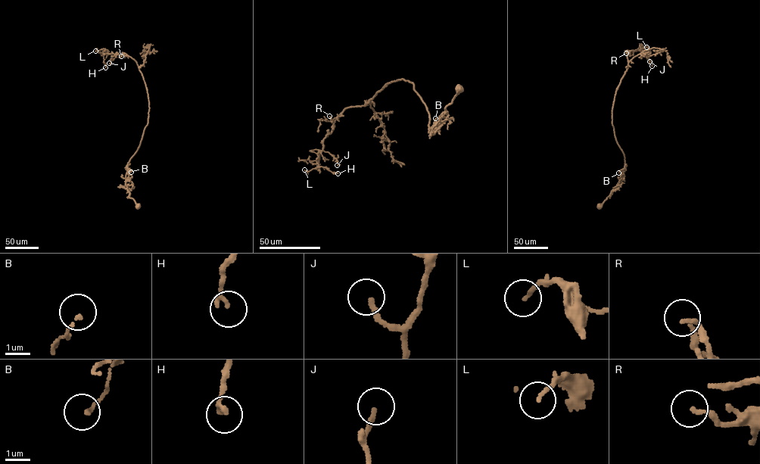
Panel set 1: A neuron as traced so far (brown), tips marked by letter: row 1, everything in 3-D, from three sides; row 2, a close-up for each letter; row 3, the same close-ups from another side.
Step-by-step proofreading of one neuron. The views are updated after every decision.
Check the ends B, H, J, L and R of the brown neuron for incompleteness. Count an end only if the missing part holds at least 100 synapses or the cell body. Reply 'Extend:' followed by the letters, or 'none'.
Extend: none

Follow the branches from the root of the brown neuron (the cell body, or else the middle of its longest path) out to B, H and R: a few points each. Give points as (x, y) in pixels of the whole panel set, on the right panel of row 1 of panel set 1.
B: (599, 205), (621, 180), (622, 169), (618, 172)
H: (599, 205), (621, 180), (624, 166), (612, 111), (627, 55), (645, 50), (652, 66)
R: (599, 205), (621, 180), (624, 166), (612, 111), (630, 51), (626, 53)

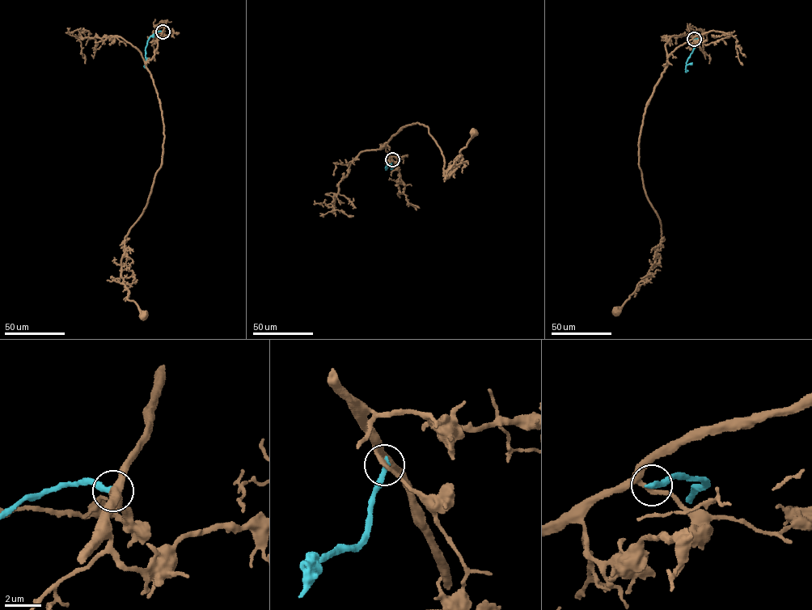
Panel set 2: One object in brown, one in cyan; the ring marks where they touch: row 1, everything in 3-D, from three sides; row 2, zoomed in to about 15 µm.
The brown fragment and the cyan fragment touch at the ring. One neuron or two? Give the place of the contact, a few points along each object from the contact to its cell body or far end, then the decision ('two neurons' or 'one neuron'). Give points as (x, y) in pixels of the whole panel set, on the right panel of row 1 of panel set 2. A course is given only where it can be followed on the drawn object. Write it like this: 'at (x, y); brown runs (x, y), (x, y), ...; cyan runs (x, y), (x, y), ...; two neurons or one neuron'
at (694, 39); brown runs (694, 39), (667, 58), (644, 114), (639, 167), (661, 237), (655, 265), (616, 310); cyan runs (694, 39), (697, 39), (686, 63), (686, 71), (688, 71); two neurons

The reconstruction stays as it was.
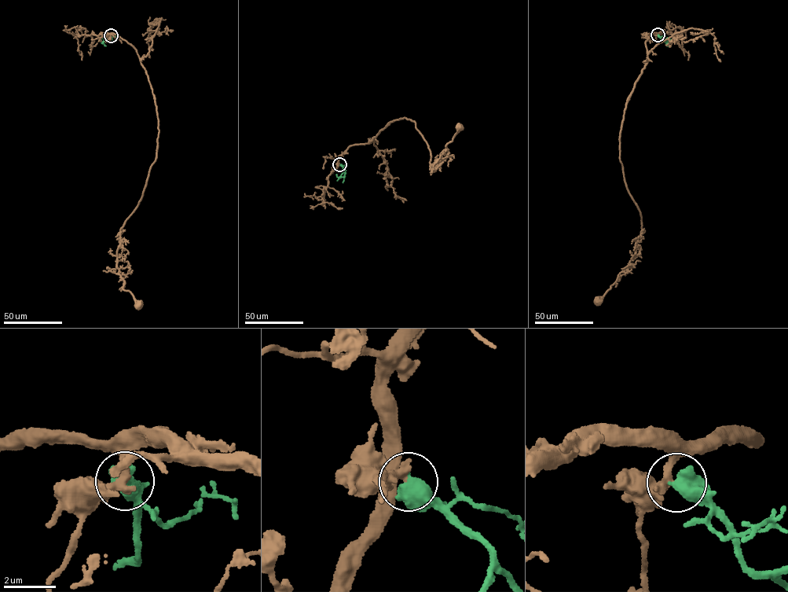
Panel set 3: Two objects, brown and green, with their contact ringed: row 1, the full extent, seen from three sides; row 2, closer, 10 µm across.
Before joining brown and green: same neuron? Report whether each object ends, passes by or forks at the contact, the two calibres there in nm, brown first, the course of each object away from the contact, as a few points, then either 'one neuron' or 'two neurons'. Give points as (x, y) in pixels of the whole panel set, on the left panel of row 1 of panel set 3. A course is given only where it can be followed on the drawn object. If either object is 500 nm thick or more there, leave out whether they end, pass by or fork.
260 nm thick on the brown side, 750 nm on the other; brown runs (111, 35), (136, 50), (158, 119), (156, 158), (141, 199), (121, 229), (117, 251), (123, 288), (140, 303); green runs (111, 34), (111, 38), (101, 42), (101, 37); one neuron

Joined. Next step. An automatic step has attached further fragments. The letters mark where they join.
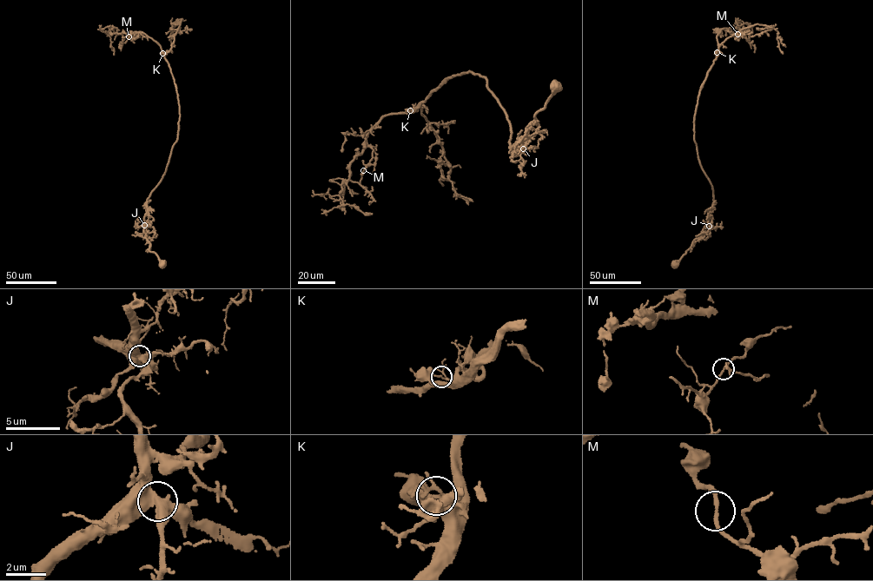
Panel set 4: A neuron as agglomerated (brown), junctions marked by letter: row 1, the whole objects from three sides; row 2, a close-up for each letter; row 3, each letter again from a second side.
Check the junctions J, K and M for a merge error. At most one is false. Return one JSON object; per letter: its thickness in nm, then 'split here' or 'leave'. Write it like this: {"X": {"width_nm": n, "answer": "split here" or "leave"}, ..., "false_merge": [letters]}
{"J": {"width_nm": 480, "answer": "leave"}, "K": {"width_nm": 150, "answer": "leave"}, "M": {"width_nm": 200, "answer": "leave"}, "false_merge": []}

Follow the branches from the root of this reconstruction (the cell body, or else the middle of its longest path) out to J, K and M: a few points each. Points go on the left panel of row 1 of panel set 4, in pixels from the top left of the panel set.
J: (163, 263), (149, 250), (150, 244), (144, 237), (144, 225)
K: (163, 263), (149, 250), (143, 228), (147, 199), (162, 178), (178, 137), (176, 87), (162, 53)
M: (163, 263), (149, 250), (144, 217), (147, 199), (178, 137), (178, 95), (161, 47), (141, 32), (128, 36)

